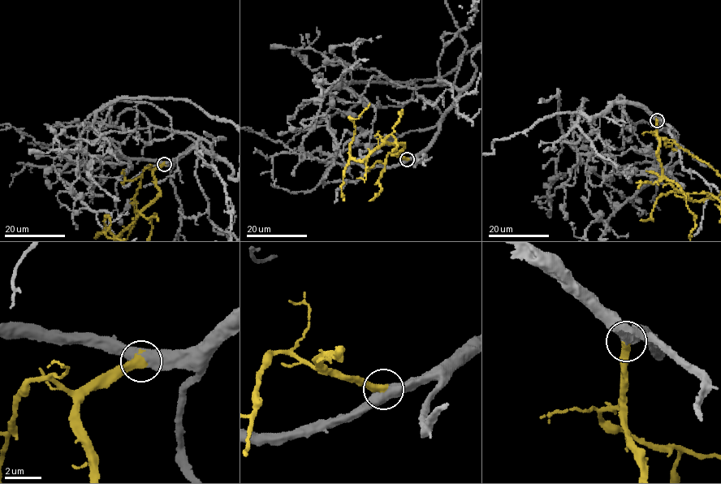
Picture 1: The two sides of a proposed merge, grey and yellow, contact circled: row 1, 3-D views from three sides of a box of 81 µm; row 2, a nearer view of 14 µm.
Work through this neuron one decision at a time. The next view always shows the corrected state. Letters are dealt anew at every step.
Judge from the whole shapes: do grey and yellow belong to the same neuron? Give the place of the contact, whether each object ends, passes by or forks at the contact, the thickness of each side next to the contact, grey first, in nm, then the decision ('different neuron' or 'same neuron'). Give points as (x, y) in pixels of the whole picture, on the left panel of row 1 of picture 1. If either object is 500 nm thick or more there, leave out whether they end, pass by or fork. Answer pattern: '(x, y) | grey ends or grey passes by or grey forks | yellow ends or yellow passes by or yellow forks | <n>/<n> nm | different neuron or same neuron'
(164, 164) | 600/500 nm | same neuron

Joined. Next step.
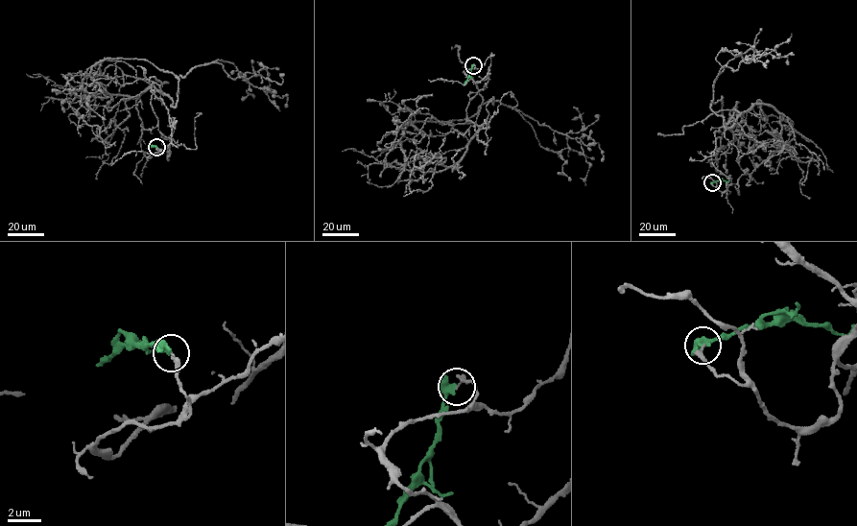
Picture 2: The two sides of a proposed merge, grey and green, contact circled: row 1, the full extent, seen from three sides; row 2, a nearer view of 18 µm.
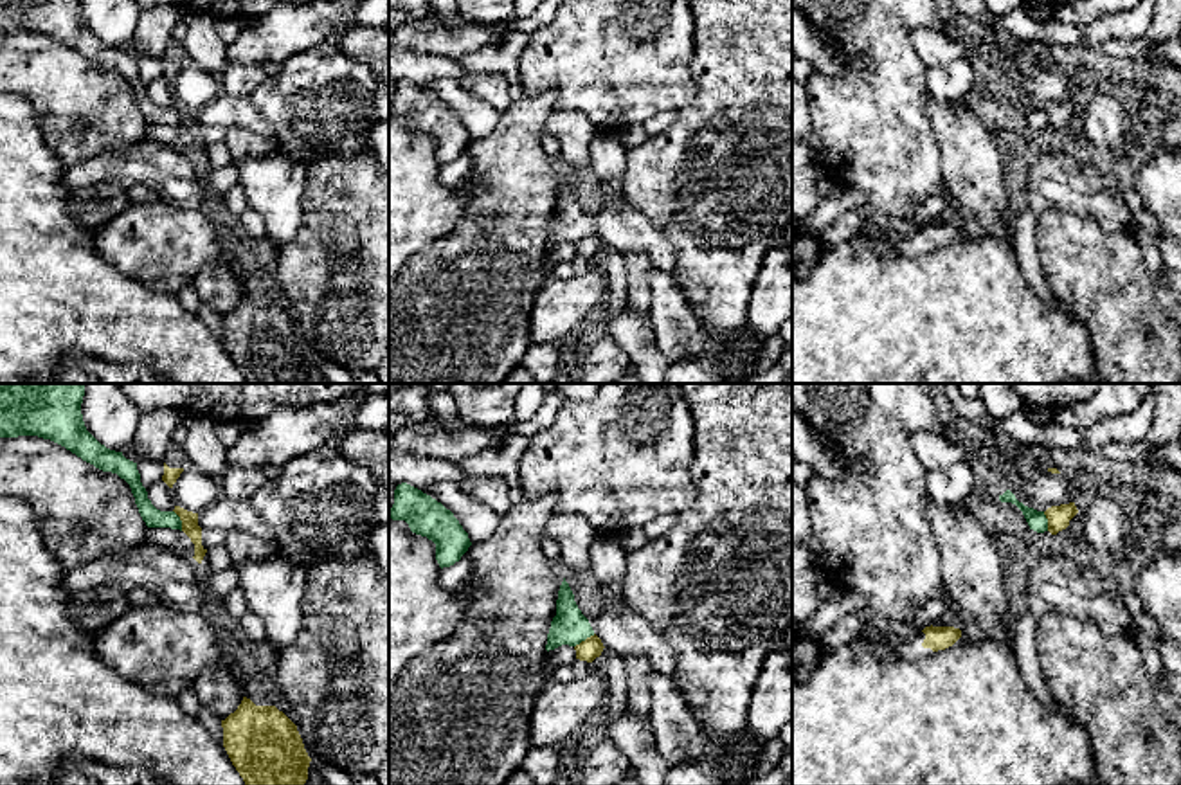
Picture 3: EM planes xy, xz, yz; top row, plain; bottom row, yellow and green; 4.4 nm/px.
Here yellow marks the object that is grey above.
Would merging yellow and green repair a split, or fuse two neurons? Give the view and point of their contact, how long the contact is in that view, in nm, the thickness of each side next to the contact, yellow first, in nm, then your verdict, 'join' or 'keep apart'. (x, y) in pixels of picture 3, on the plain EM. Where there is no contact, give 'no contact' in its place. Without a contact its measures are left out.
xy (180, 116) | 100 nm | 80/90 nm | keep apart

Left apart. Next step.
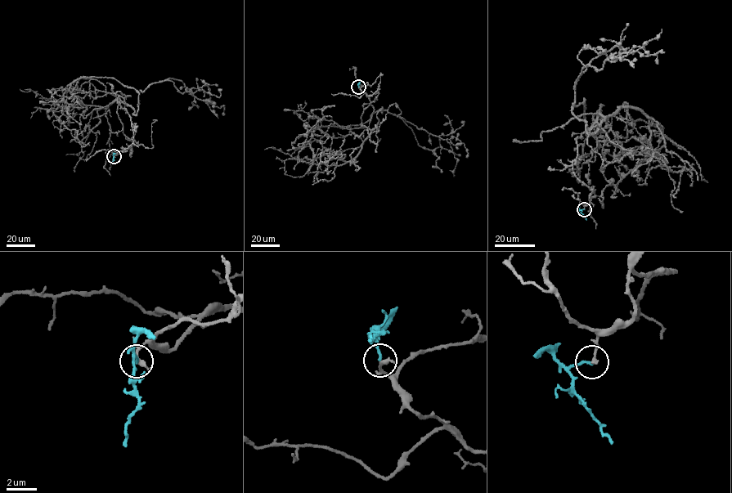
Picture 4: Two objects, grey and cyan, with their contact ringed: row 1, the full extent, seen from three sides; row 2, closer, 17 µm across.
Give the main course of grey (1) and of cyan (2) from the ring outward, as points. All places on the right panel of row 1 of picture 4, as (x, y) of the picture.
1: (584, 208), (592, 190), (573, 171), (576, 138), (606, 118), (589, 134), (572, 110), (575, 82), (662, 29)
2: (584, 208), (581, 213), (586, 220)

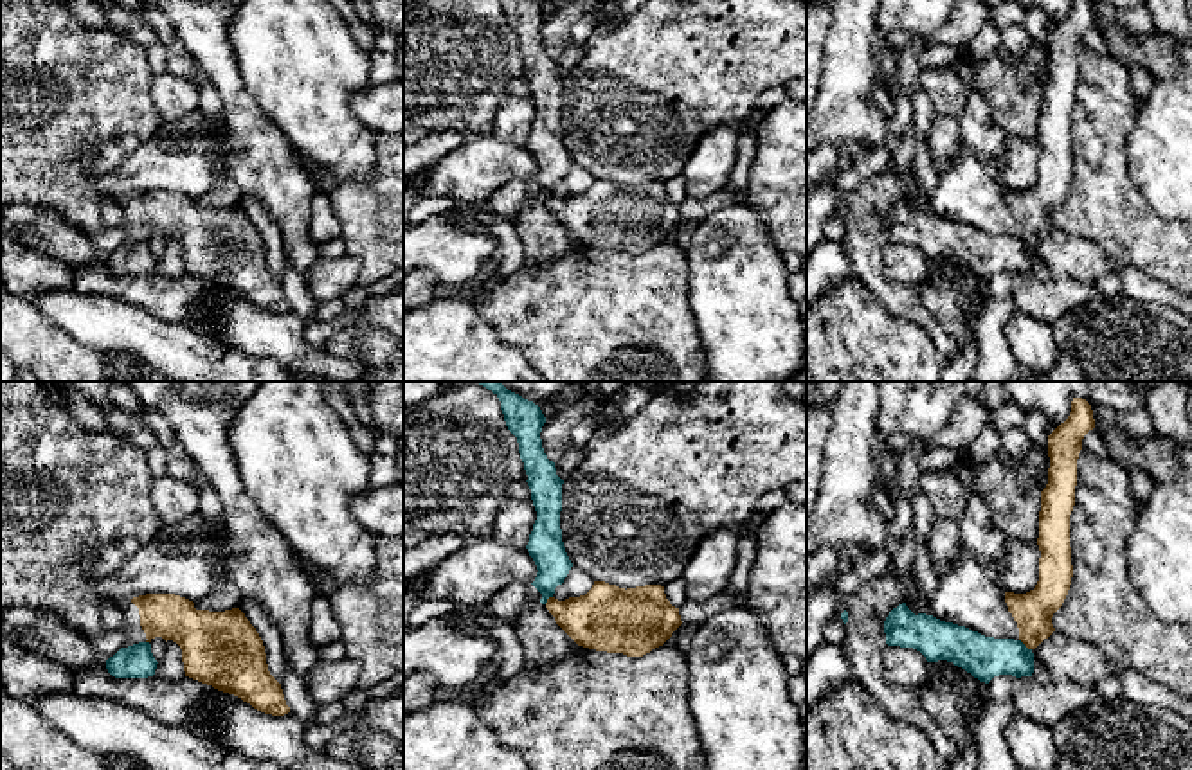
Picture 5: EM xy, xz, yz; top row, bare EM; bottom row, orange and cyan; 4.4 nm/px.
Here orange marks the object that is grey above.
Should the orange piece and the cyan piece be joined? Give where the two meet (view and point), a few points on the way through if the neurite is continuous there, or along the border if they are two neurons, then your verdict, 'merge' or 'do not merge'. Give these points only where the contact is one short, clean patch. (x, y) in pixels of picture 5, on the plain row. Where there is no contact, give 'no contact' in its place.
contact yz (1025, 241); border yz (1020, 236), (1030, 247); do not merge

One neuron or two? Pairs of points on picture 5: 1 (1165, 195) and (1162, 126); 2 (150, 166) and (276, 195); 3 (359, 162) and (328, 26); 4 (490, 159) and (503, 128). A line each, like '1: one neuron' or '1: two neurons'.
1: one neuron
2: two neurons
3: one neuron
4: two neurons

